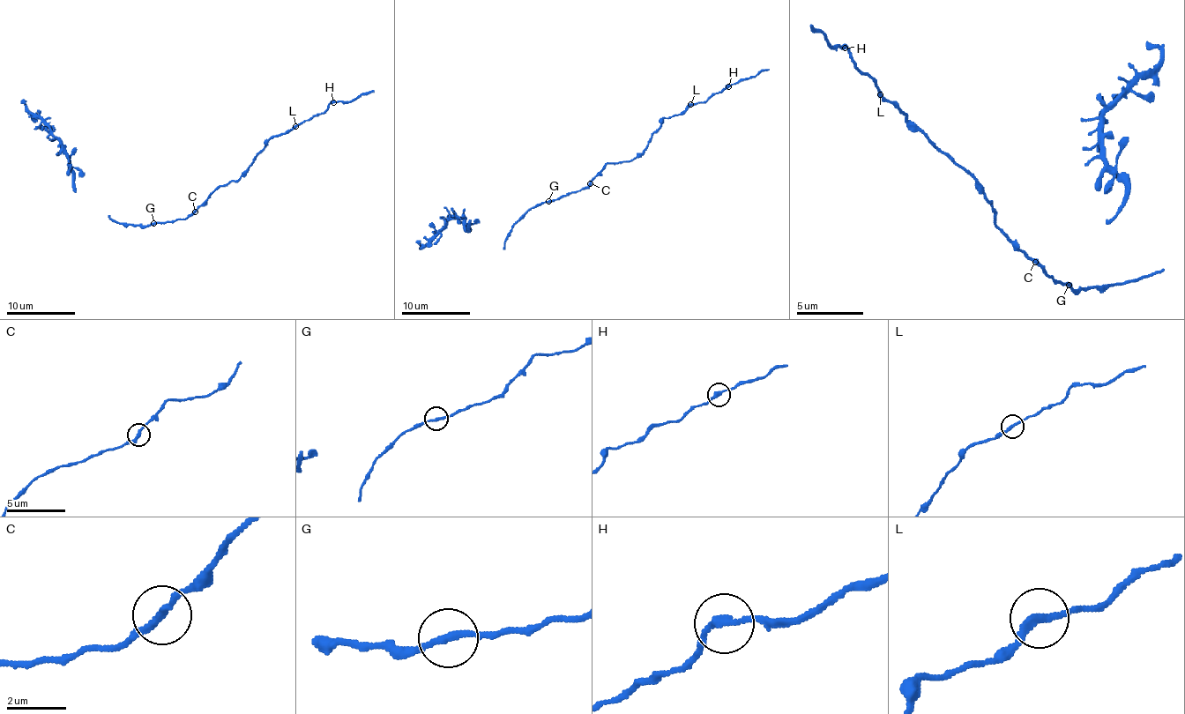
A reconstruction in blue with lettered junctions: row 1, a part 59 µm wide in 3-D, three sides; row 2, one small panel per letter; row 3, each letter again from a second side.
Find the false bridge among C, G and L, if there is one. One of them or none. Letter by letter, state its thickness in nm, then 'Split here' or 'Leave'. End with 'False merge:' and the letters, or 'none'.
C: Thickness 240 nm. Leave
G: Thickness 220 nm. Leave
L: Thickness 240 nm. Leave
False merge: none

